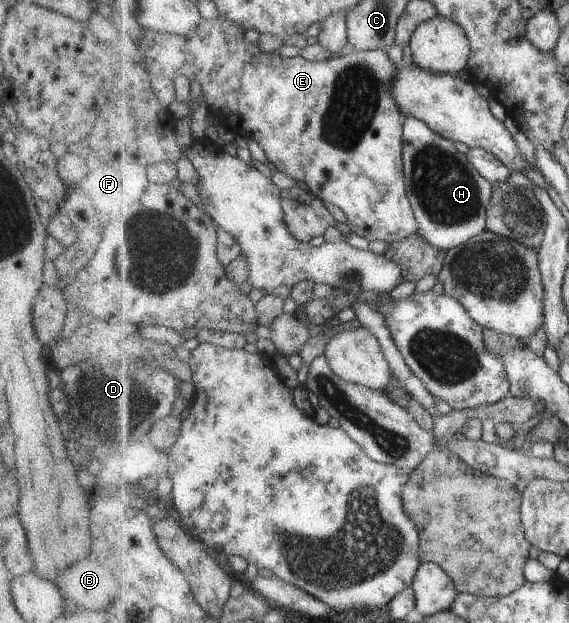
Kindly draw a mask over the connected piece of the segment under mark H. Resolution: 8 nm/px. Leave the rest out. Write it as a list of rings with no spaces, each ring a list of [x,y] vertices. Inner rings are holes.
[[[414,116],[406,117],[403,138],[405,181],[418,220],[418,236],[440,250],[450,250],[487,230],[488,204],[495,186],[478,172],[467,154]]]

